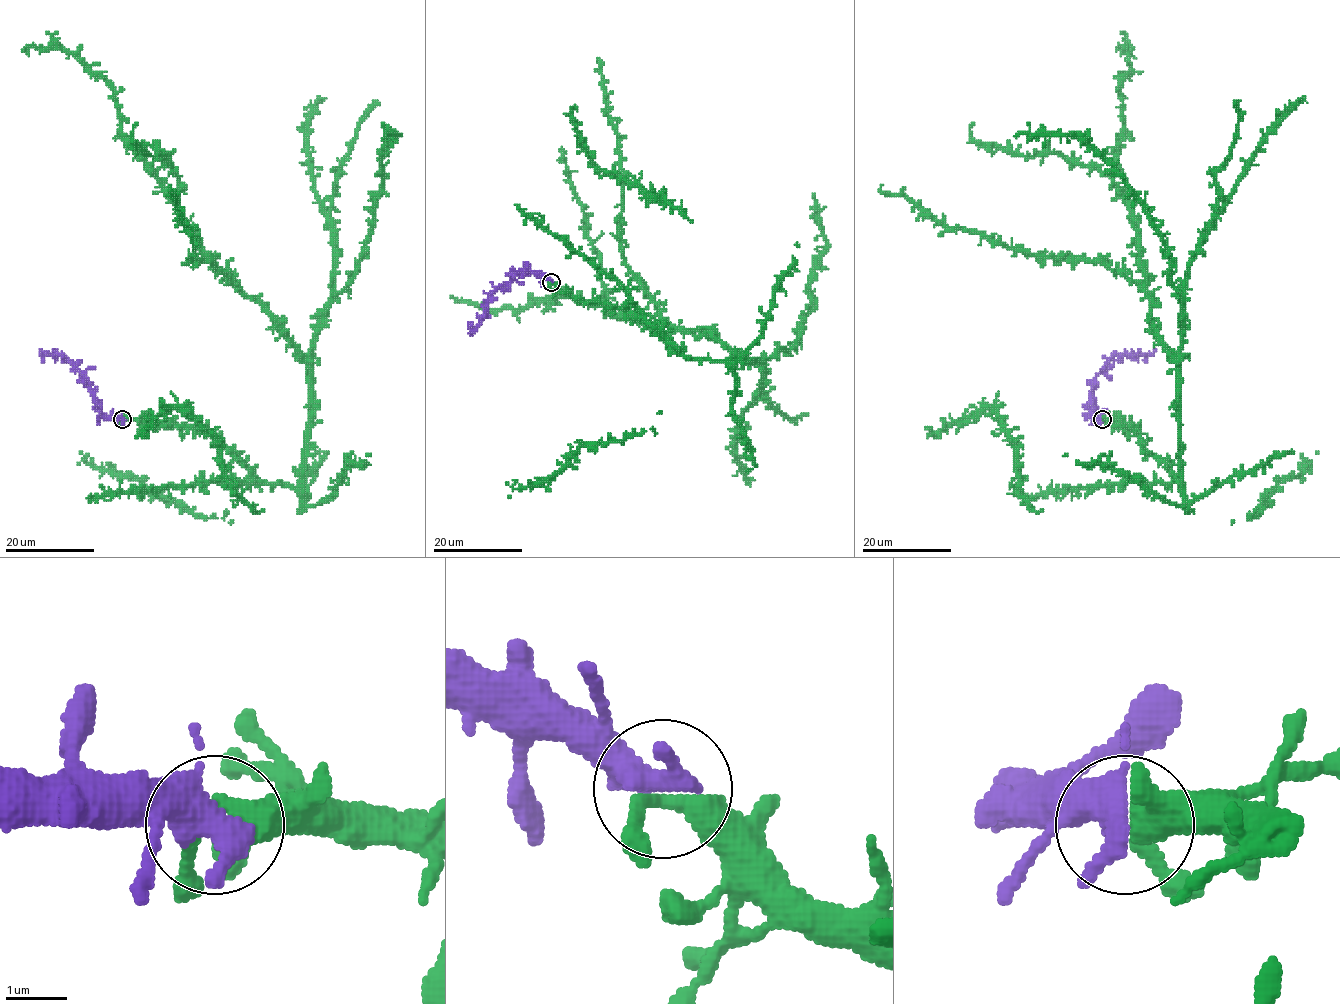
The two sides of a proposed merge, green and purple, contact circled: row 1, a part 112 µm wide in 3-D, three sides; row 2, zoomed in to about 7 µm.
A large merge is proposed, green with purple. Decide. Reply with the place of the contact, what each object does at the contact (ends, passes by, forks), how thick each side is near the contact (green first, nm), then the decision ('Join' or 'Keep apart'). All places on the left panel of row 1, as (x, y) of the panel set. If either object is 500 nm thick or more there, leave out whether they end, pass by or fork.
Place: (122, 419). At the ring green passes by. At the ring purple forks. Thickness 240 nm (green) against 360 nm. Join

